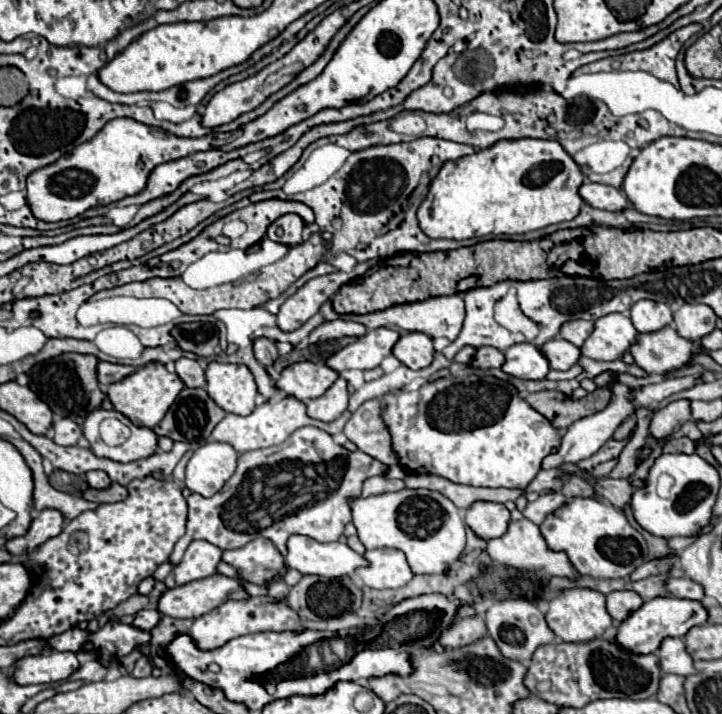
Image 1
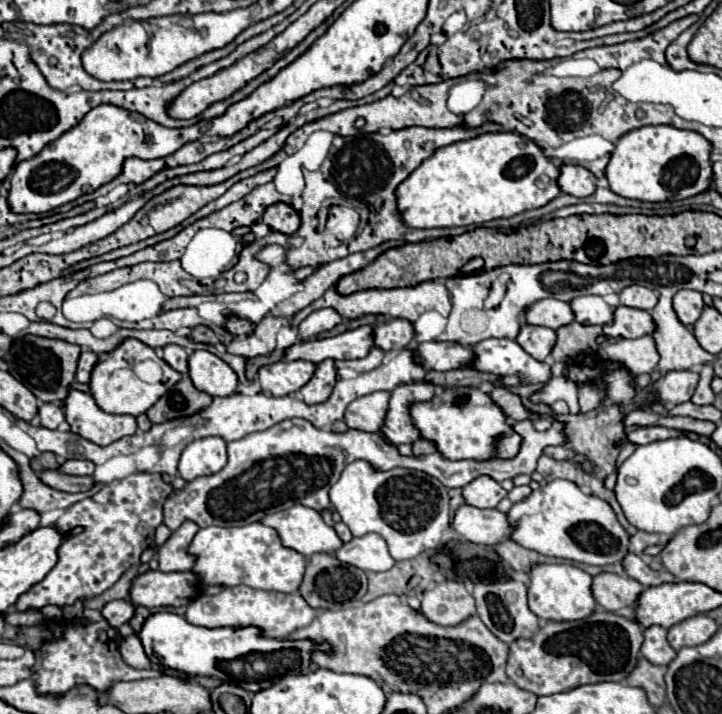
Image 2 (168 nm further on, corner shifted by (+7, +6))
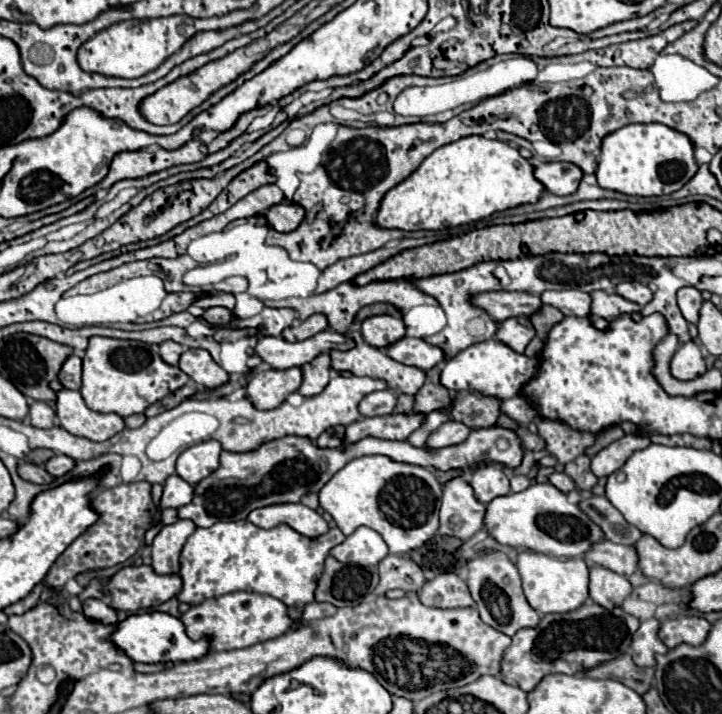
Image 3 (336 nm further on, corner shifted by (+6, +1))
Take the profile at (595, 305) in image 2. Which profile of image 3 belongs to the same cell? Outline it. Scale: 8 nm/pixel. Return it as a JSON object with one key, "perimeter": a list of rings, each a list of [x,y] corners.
{"perimeter":[[[577,289],[543,291],[541,301],[557,307],[563,315],[575,315],[575,317],[589,315],[589,295]]]}

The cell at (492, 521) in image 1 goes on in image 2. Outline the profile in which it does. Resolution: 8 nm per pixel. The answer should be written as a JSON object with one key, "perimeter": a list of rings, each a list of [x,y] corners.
{"perimeter":[[[476,478],[476,482],[464,486],[462,496],[464,502],[474,508],[496,508],[508,492],[498,482],[492,482],[492,478]]]}

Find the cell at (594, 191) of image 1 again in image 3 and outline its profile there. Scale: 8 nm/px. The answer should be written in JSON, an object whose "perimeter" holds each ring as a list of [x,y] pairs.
{"perimeter":[[[543,163],[533,169],[533,175],[553,195],[571,195],[577,189],[583,171],[573,163]]]}

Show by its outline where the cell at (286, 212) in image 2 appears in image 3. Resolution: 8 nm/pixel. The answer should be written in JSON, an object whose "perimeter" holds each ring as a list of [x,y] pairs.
{"perimeter":[[[279,203],[279,205],[273,205],[265,217],[275,231],[289,233],[301,225],[305,217],[305,209],[297,203]]]}

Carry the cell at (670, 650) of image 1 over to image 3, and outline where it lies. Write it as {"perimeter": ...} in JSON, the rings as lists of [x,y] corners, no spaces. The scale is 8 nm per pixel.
{"perimeter":[[[647,619],[639,625],[639,629],[633,633],[631,649],[633,649],[633,661],[639,667],[655,667],[655,653],[665,653],[667,647],[657,639],[657,619]]]}

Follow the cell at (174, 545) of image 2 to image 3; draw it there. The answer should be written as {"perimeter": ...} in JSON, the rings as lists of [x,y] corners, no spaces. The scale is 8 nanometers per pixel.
{"perimeter":[[[179,519],[155,535],[151,543],[151,567],[159,575],[171,575],[179,571],[179,553],[187,537],[195,531],[195,523],[189,519]]]}

